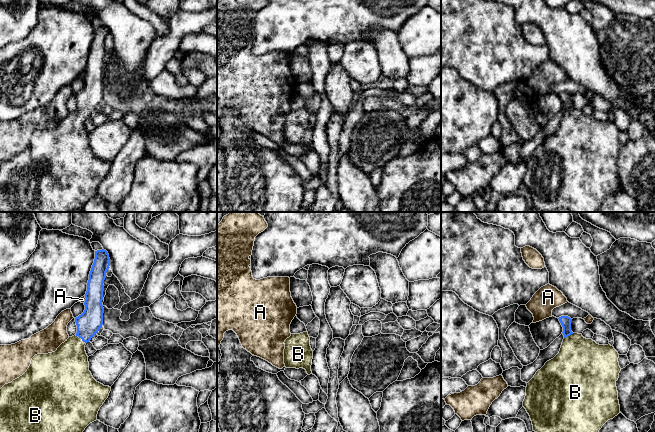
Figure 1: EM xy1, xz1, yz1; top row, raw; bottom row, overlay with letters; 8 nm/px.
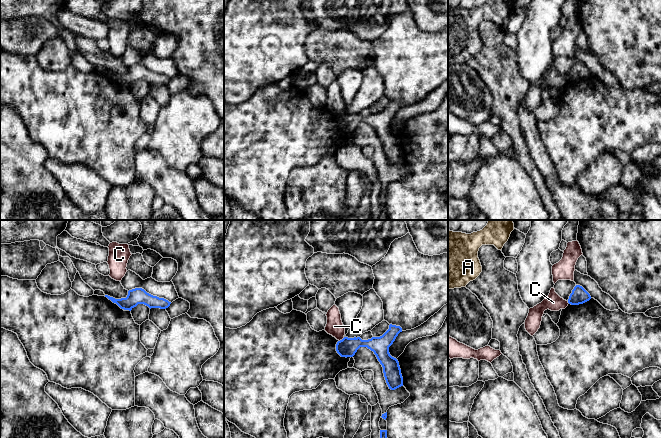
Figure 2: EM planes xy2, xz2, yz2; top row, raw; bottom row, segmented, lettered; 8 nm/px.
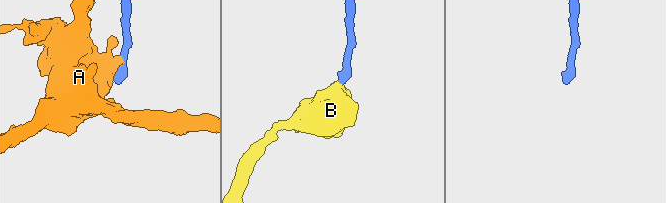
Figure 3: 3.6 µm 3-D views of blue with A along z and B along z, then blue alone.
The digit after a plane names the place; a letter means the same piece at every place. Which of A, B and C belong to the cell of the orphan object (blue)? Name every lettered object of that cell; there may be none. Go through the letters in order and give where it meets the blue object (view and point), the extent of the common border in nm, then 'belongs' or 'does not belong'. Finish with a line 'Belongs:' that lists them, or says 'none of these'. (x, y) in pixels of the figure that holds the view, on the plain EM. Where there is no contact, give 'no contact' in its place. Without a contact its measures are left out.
A: contact xy1 (85, 75); length 60 nm; does not belong
B: contact xy1 (80, 113); length 110 nm; belongs
C: contact xz2 (342, 115); length 60 nm; does not belong
Belongs: B

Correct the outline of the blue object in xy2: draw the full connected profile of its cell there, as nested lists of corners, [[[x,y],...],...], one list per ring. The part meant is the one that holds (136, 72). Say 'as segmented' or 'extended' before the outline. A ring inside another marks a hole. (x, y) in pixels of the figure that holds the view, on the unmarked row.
as segmented; [[[135,64],[128,67],[126,74],[115,75],[108,71],[105,71],[113,79],[116,79],[121,85],[131,87],[138,80],[144,80],[151,84],[166,85],[170,82],[171,78],[164,74],[159,74],[147,69],[142,64]]]

